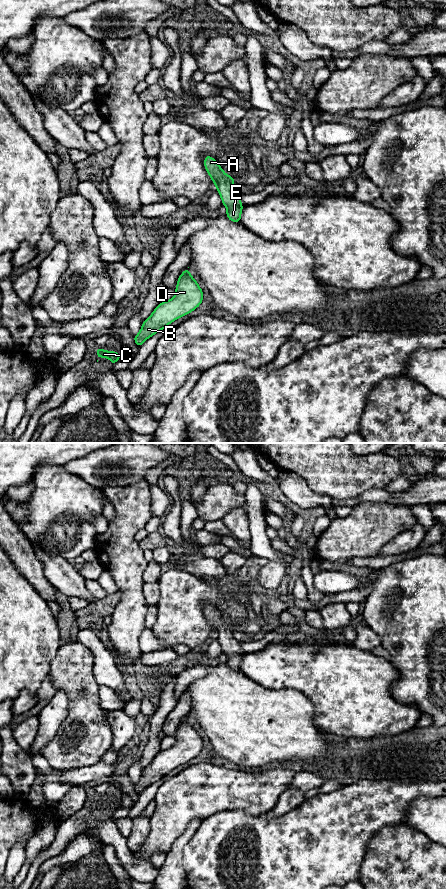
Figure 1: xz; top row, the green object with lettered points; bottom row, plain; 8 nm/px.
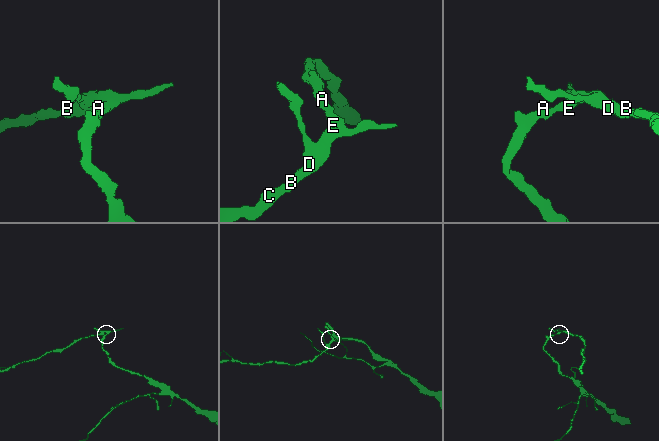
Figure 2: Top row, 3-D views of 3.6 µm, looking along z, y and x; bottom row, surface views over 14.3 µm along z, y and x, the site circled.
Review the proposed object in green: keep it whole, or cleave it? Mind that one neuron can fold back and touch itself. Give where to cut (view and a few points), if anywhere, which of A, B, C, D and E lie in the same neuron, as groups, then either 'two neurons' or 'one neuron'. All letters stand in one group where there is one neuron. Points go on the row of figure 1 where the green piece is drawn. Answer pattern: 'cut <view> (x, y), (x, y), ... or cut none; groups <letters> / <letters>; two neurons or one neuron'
cut none; groups A B C D E; one neuron

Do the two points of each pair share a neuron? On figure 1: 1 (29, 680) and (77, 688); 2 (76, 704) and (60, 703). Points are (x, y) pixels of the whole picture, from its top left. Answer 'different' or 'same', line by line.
1: different
2: different

